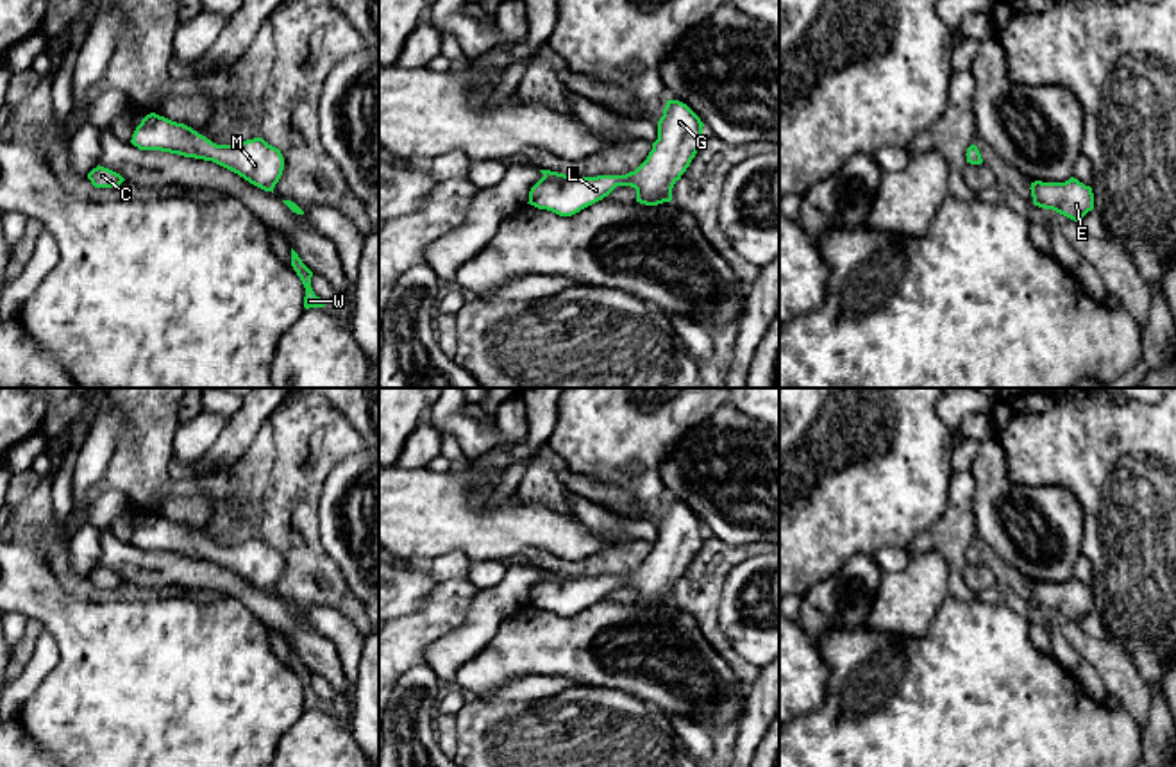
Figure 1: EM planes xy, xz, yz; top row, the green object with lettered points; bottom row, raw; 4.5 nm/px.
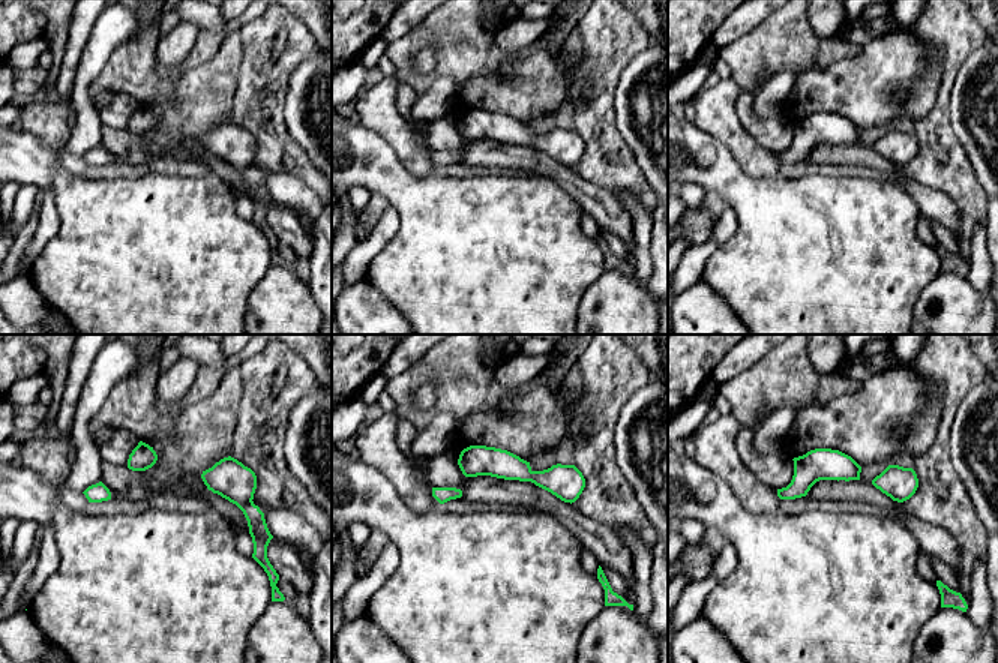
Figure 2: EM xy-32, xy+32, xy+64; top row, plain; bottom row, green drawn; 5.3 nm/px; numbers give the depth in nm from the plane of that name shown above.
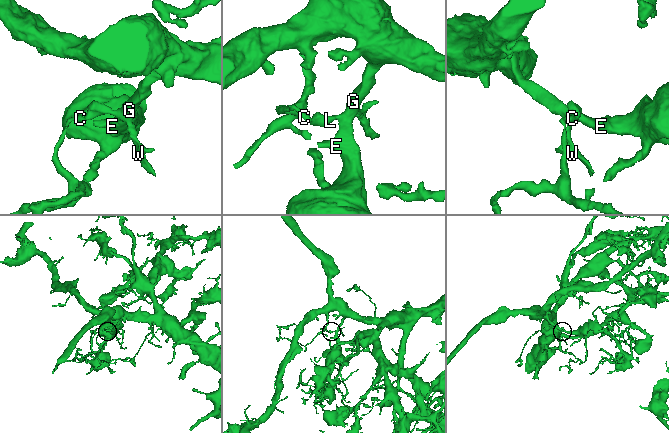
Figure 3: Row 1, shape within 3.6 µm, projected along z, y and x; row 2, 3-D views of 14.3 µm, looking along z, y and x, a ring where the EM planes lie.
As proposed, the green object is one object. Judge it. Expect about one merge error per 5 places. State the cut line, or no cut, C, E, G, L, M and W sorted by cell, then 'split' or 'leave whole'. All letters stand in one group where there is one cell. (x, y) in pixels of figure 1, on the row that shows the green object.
cut none; groups C E G L M W; leave whole

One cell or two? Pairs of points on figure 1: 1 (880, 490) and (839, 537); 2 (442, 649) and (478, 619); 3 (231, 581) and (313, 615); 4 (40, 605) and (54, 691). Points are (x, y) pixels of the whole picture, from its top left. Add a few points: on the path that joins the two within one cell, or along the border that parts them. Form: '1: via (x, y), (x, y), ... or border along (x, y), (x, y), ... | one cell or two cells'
1: via (869, 501), (844, 526) | one cell
2: via (451, 649), (472, 628) | one cell
3: border along (302, 615), (335, 644) | two cells
4: via (61, 626), (68, 633), (68, 669) | one cell

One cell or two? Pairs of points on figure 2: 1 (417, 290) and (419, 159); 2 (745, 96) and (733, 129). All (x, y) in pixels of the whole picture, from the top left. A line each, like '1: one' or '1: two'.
1: two
2: two

